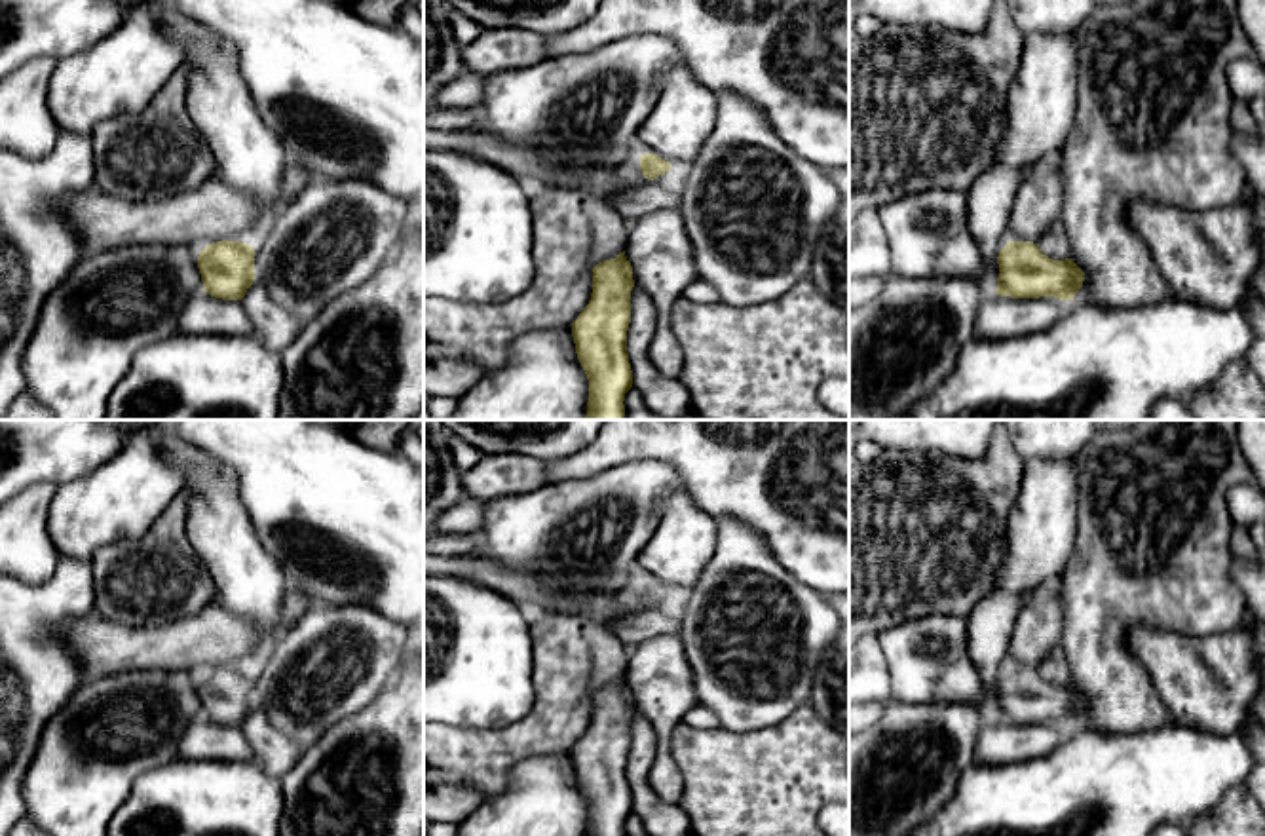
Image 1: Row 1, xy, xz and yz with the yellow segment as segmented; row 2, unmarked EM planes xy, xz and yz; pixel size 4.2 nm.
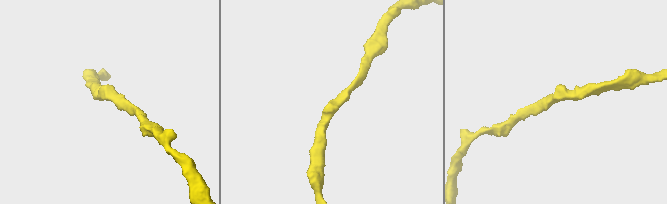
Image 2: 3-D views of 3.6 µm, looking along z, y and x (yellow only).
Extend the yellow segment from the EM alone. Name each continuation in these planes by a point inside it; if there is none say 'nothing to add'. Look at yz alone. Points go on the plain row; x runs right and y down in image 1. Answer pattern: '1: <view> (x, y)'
nothing to add

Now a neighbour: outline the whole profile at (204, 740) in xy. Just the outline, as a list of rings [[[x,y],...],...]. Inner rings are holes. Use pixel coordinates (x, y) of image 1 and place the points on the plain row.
[[[203,714],[194,718],[182,733],[177,756],[256,764],[255,752],[239,726],[215,724]]]

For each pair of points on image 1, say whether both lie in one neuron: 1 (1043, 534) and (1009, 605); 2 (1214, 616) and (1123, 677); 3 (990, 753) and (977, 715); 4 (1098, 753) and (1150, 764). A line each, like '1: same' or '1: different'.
1: same
2: same
3: different
4: same

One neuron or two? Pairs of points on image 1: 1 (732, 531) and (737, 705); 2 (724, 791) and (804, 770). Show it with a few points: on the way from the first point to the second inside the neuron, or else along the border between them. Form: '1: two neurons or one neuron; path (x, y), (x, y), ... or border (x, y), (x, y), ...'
1: one neuron; path (720, 574), (703, 591), (692, 624), (703, 662)
2: one neuron; path (743, 791), (762, 791), (785, 776)

